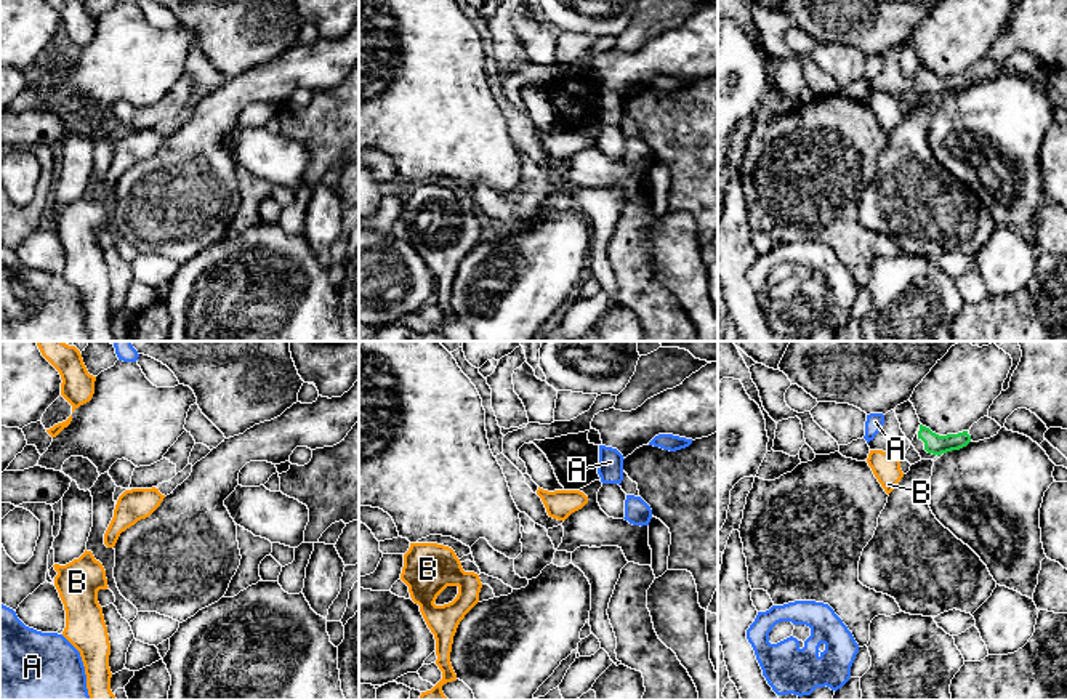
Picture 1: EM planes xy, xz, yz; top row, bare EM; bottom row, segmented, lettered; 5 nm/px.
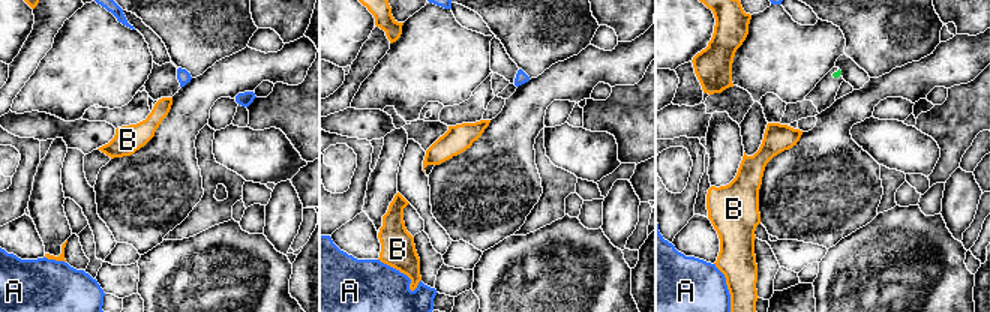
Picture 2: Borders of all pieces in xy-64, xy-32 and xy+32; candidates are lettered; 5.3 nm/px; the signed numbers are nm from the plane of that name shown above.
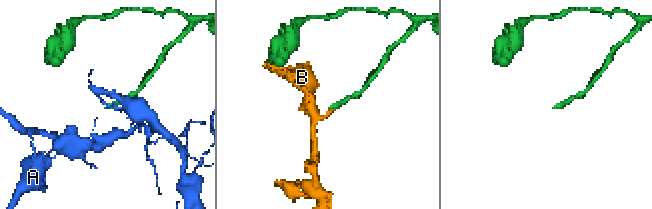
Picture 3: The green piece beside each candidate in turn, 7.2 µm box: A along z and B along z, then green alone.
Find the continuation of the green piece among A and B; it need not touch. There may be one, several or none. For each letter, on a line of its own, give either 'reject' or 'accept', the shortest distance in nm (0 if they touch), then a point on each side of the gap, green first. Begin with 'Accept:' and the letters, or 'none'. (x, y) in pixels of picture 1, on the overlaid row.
Accept: none
A: reject; 180 nm apart; from green across yz (918, 431), (883, 423)
B: reject; 140 nm apart; from green across yz (925, 449), (899, 460)

